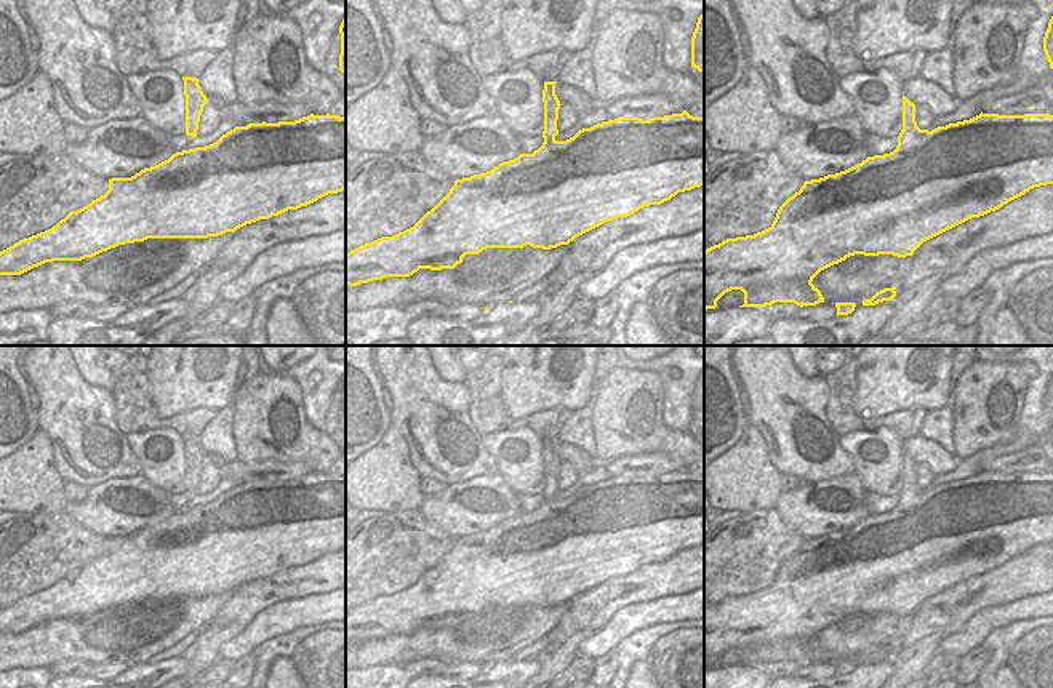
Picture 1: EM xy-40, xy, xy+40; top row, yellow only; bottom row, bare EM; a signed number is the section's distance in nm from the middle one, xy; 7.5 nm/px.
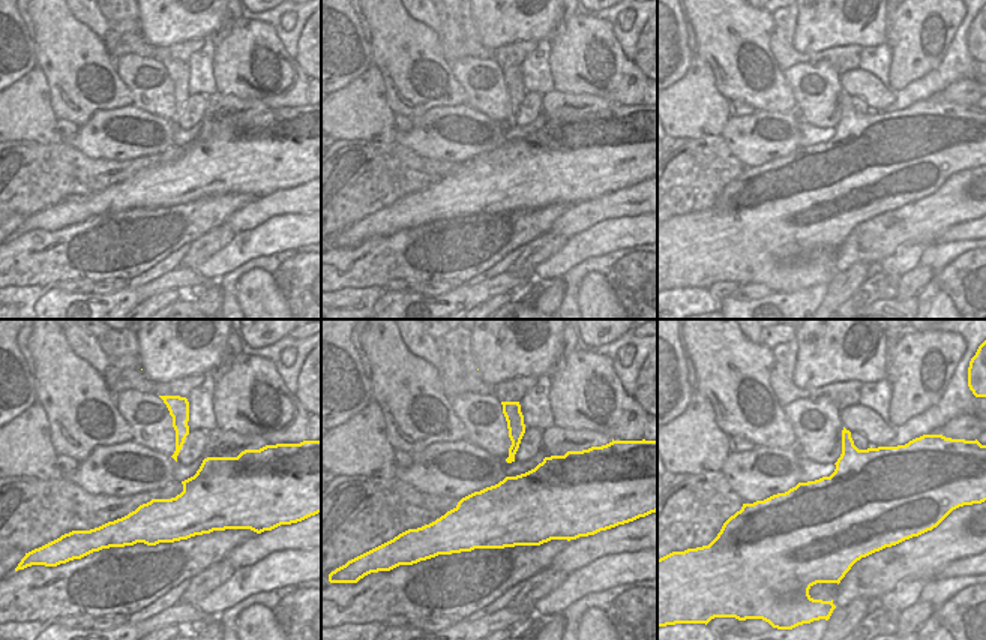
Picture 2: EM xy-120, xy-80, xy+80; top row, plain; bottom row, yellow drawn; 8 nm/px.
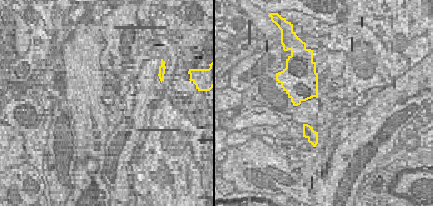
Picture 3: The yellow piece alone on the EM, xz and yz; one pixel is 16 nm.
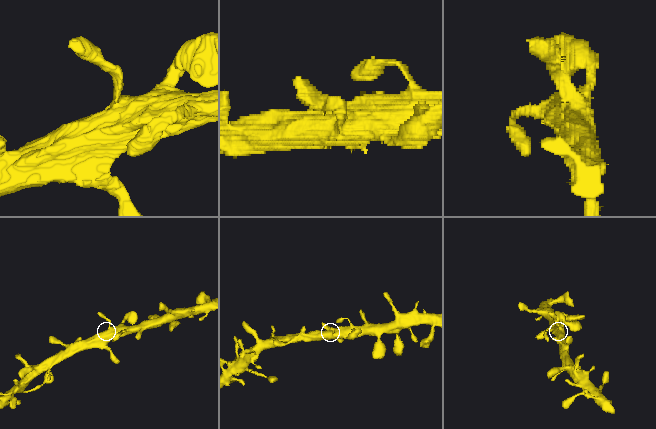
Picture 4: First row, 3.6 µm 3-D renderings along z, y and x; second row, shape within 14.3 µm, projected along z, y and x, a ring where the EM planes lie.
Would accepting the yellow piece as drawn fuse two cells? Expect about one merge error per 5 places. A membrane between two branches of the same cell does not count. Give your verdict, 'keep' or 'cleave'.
keep

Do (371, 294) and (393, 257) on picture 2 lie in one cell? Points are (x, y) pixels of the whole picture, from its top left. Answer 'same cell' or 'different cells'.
different cells

